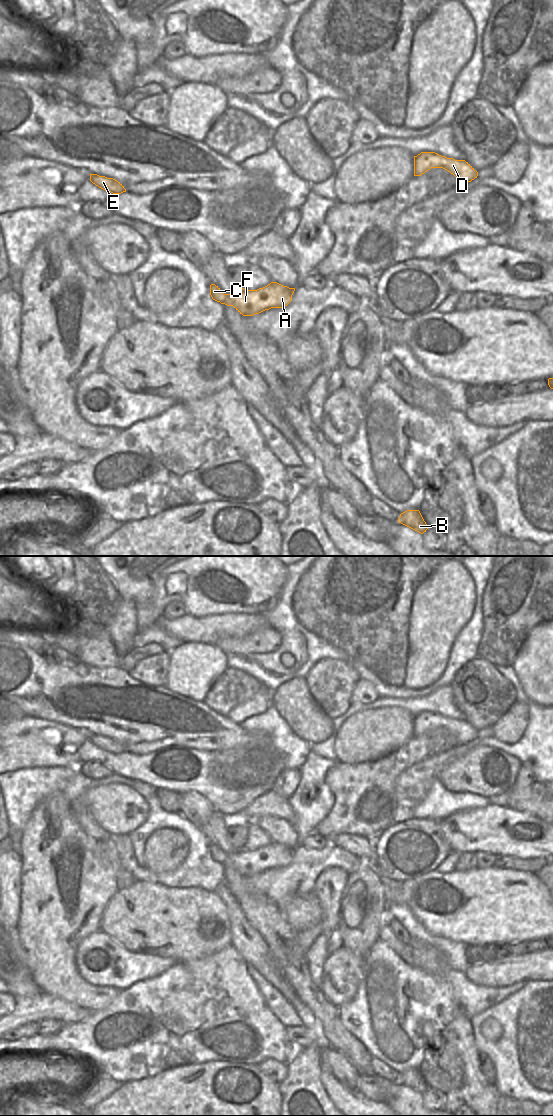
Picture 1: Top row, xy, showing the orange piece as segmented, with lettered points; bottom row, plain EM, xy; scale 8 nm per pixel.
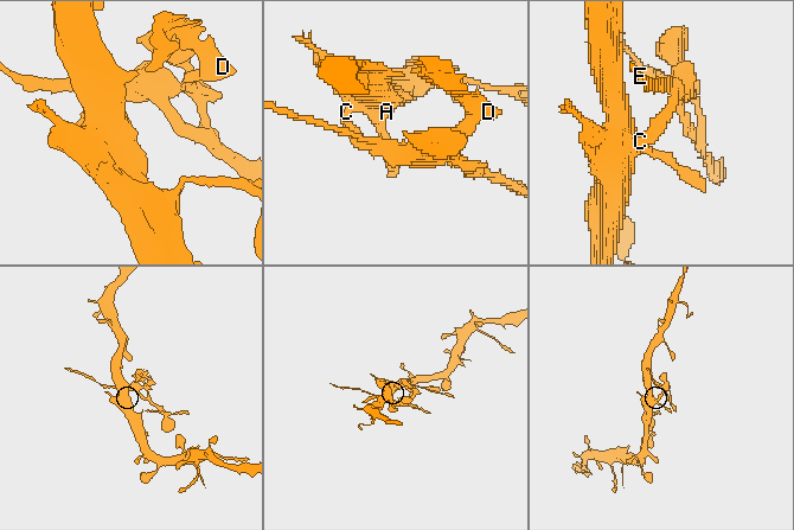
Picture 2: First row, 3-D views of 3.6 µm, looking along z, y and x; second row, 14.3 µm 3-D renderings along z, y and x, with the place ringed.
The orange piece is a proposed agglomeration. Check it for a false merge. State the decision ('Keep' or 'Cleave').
Cleave.

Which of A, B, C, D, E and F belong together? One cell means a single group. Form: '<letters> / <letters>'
A B F / C D E

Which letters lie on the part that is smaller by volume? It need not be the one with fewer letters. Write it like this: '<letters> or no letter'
C, D, E

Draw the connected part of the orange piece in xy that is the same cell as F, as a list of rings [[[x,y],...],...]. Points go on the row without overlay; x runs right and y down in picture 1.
[[[271,842],[257,850],[238,849],[225,854],[221,864],[233,866],[243,876],[253,876],[271,868],[283,868],[292,861],[295,848]]]

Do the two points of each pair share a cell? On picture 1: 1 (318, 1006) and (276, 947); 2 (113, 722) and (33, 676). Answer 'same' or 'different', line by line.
1: same
2: same

